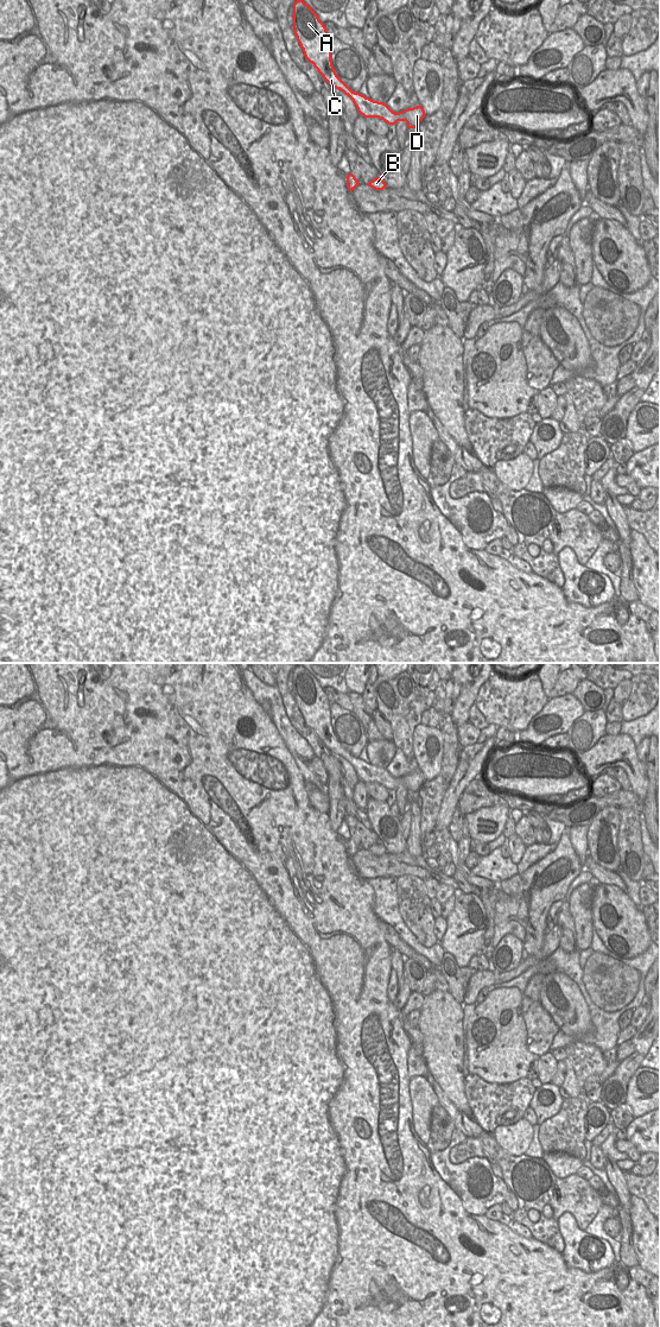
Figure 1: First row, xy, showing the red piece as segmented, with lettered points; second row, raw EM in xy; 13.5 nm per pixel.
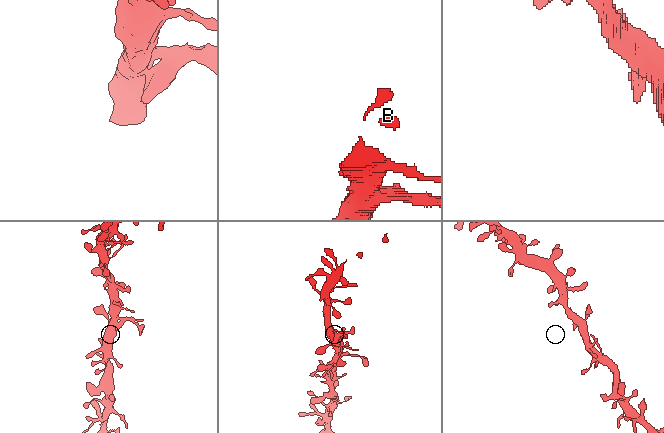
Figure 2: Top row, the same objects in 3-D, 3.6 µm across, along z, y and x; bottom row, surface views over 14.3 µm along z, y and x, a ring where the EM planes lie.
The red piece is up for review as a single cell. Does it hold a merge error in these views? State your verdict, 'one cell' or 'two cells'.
one cell

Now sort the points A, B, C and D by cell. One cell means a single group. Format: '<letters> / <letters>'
A B C D

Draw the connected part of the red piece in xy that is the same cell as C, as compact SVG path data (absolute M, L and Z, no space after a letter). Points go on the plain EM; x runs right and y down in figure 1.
M298 664L293 669L293 697L303 714L305 723L313 729L331 753L339 754L348 760L364 783L379 783L388 790L406 786L408 794L418 794L425 783L421 771L407 773L402 777L393 777L386 769L374 766L360 758L353 757L336 739L331 726L330 704L326 693L319 685L315 676Z

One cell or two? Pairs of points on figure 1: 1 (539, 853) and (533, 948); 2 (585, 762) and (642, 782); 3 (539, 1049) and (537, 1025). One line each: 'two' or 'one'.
1: two
2: one
3: one

